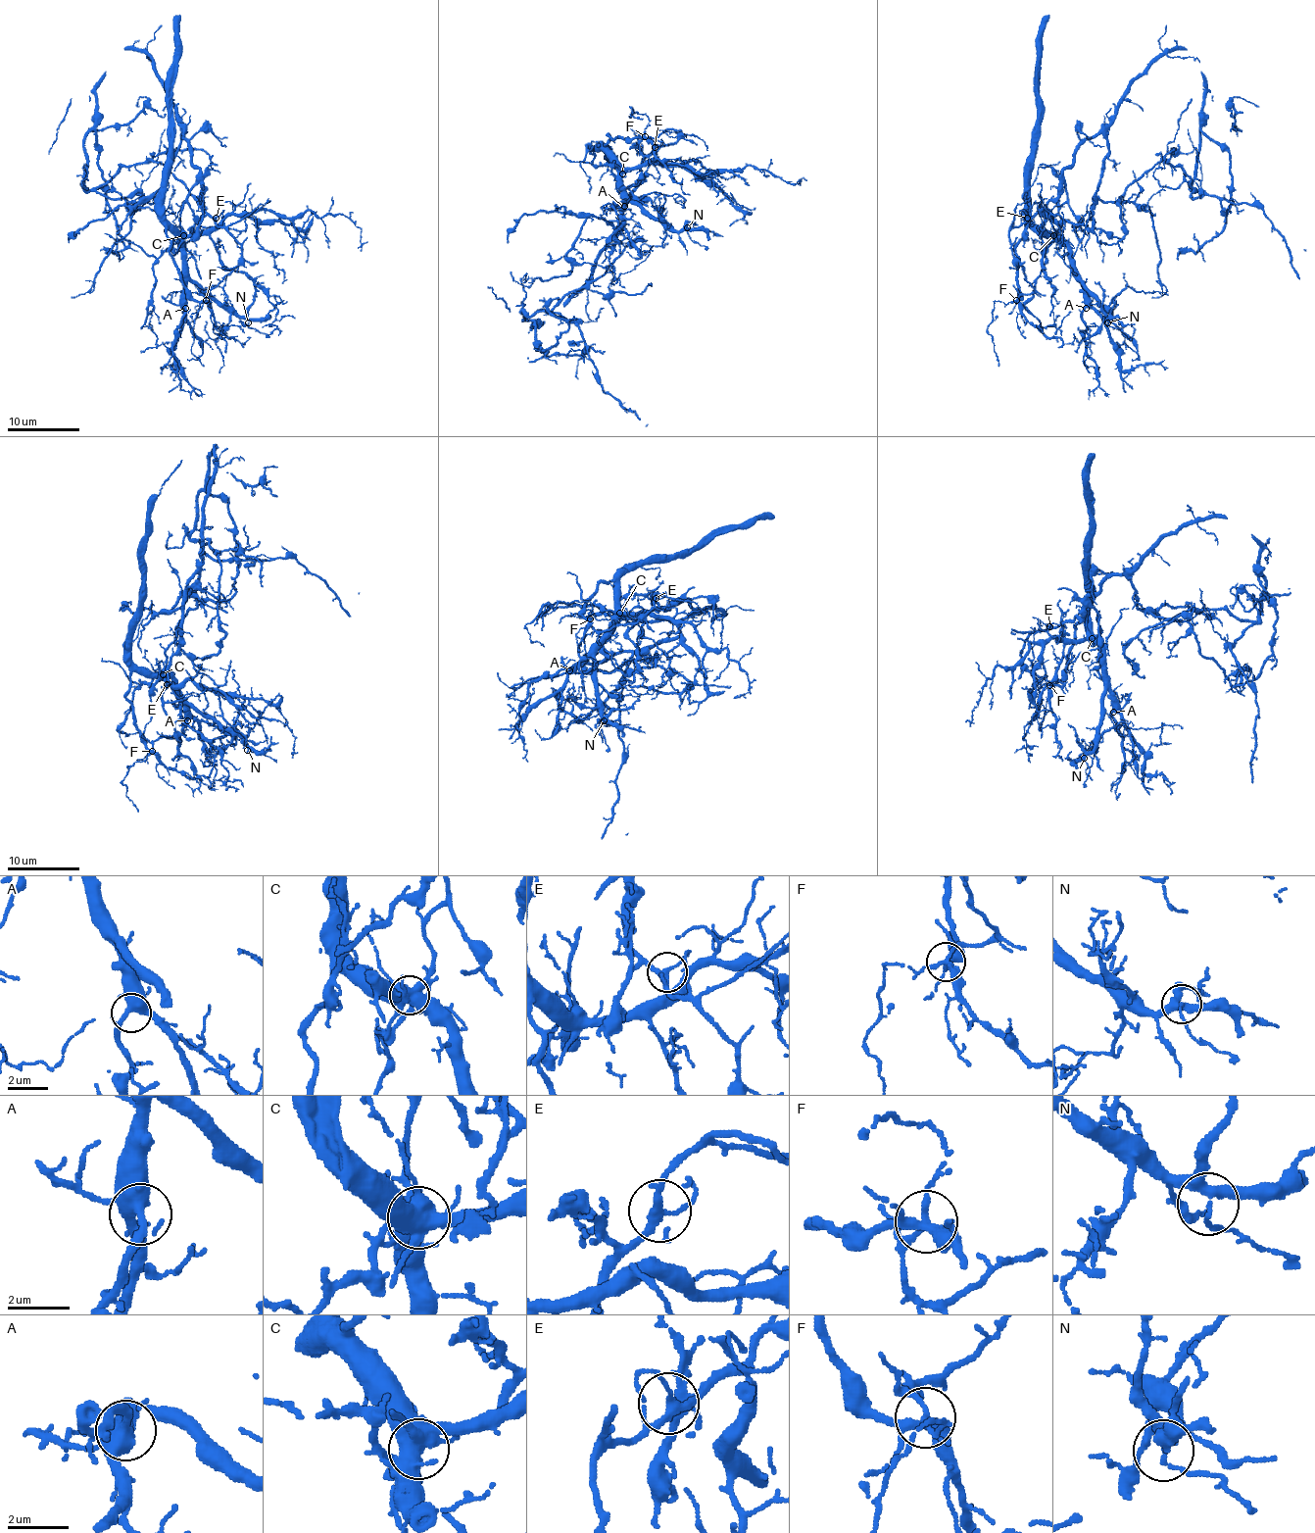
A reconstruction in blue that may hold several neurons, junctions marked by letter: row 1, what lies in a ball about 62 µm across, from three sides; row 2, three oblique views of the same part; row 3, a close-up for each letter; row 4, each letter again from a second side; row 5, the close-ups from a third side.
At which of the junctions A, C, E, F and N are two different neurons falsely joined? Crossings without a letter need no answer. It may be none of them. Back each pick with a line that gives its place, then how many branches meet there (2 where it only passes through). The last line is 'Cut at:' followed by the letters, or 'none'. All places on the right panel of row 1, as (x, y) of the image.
C: place (1053, 235); branches 7
F: place (1016, 300); branches 5
Cut at: C, F

